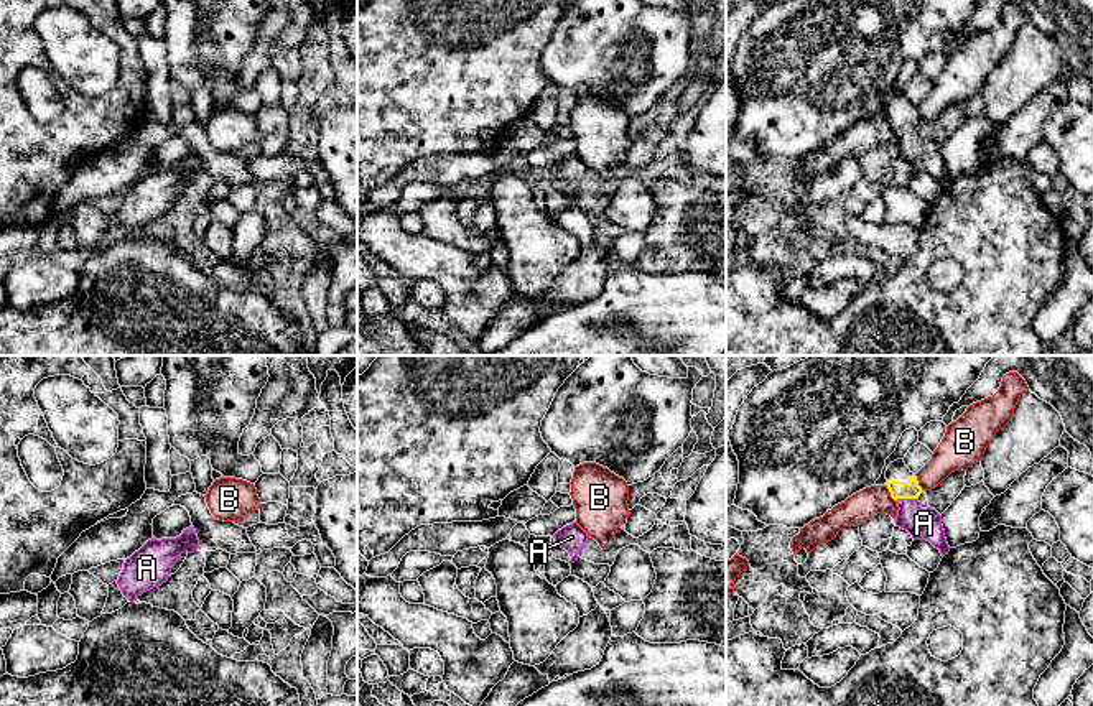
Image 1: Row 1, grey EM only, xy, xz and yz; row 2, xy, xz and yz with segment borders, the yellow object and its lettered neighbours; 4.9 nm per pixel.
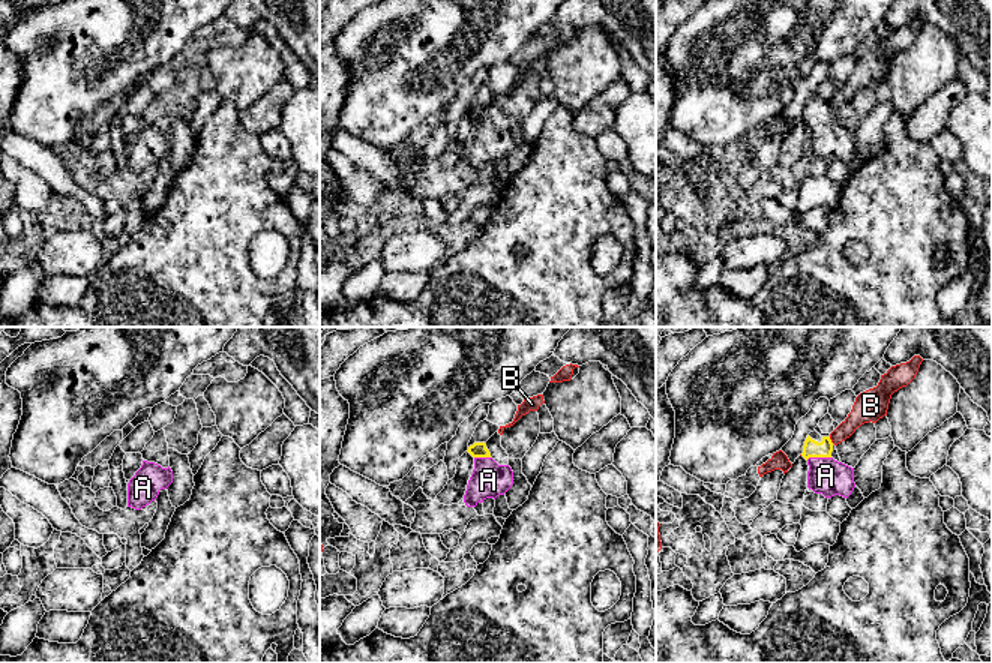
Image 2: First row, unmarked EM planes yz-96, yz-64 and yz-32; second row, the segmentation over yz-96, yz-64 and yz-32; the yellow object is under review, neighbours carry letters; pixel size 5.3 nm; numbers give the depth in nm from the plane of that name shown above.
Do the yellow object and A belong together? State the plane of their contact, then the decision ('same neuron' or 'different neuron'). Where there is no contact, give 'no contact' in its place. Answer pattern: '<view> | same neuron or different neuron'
yz | same neuron

